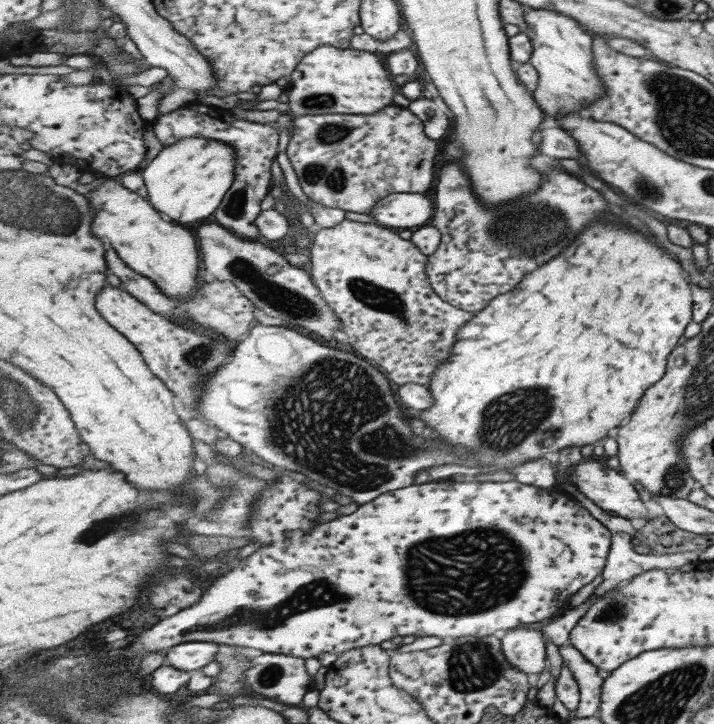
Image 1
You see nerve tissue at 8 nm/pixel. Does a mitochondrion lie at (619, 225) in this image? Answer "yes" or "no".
no

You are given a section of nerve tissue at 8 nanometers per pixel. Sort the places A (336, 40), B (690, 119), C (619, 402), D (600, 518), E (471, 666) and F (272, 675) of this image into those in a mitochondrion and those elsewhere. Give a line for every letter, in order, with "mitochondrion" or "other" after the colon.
A: other
B: mitochondrion
C: other
D: other
E: mitochondrion
F: mitochondrion

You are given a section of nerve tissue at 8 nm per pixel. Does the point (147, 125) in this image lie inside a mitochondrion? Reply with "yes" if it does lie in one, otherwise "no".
no

